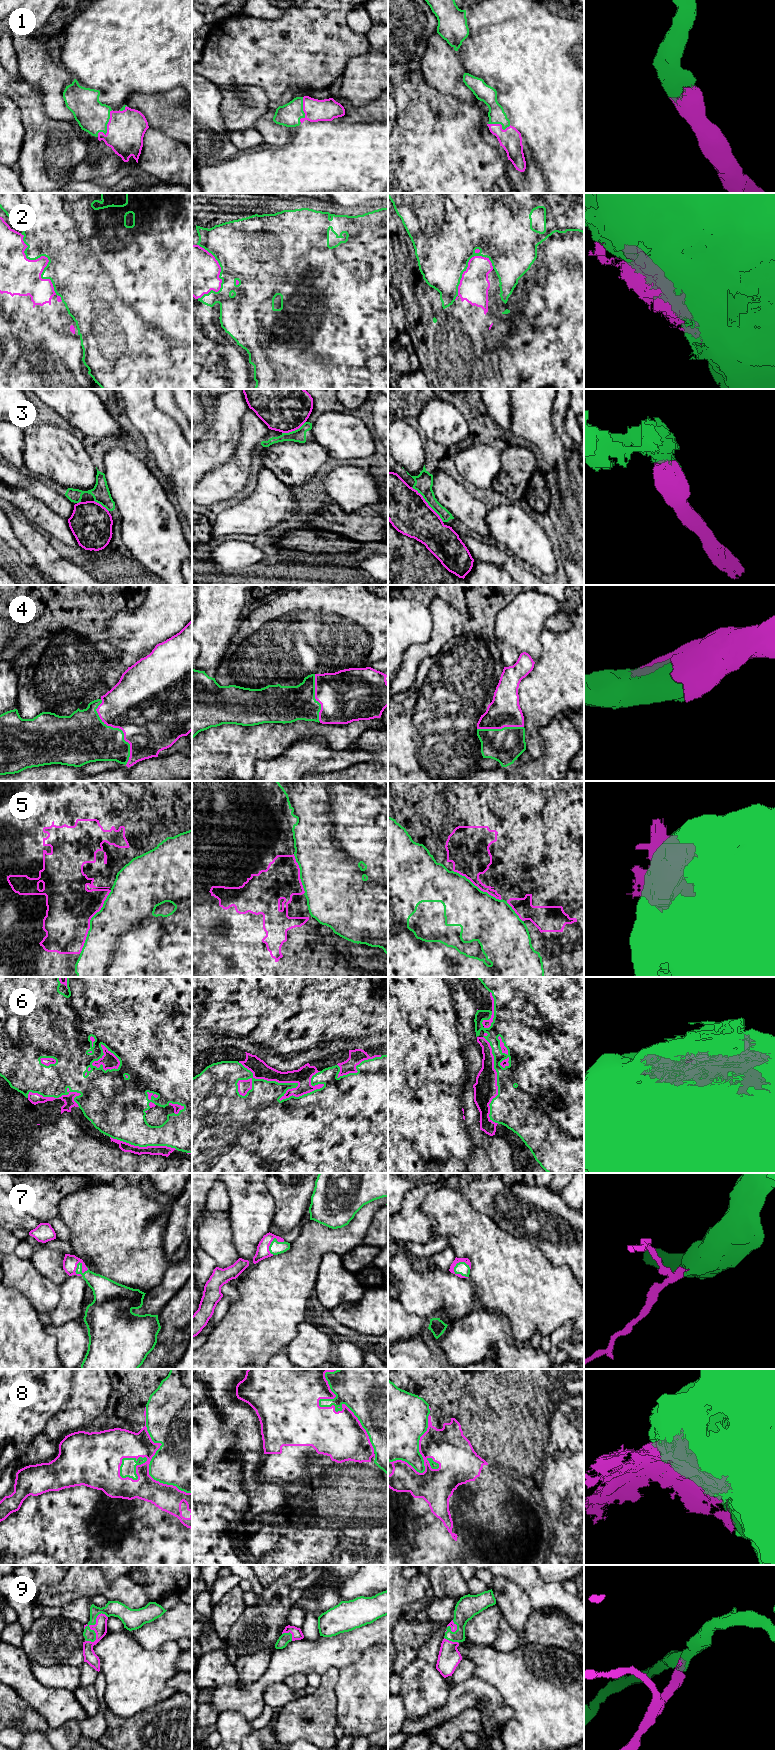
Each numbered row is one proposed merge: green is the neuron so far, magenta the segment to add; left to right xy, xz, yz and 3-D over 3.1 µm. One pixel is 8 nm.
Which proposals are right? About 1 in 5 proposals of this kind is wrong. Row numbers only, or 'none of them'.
1, 3, 4, 5, 6, 7, 9

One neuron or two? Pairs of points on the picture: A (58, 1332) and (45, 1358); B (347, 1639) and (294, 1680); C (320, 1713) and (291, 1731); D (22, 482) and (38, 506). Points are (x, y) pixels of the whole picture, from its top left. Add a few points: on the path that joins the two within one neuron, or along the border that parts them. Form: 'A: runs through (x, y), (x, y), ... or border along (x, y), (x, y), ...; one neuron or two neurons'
A: border along (45, 1323), (45, 1331), (56, 1340), (59, 1358); two neurons
B: border along (306, 1675), (300, 1673), (290, 1674), (283, 1681); two neurons
C: runs through (315, 1721), (310, 1725), (299, 1725); one neuron
D: border along (28, 493), (39, 498), (49, 508); two neurons

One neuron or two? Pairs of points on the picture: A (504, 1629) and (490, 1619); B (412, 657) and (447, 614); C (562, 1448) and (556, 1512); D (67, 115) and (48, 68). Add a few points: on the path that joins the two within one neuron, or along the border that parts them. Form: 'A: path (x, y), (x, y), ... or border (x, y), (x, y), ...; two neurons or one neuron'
A: border (503, 1615), (499, 1621), (498, 1637), (491, 1644); two neurons
B: path (424, 651), (440, 636), (445, 626); one neuron
C: path (562, 1464), (562, 1496); one neuron
D: path (55, 103), (52, 96), (51, 80); one neuron

